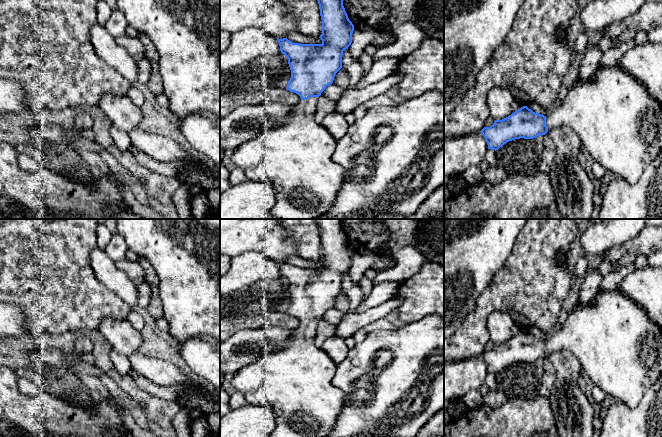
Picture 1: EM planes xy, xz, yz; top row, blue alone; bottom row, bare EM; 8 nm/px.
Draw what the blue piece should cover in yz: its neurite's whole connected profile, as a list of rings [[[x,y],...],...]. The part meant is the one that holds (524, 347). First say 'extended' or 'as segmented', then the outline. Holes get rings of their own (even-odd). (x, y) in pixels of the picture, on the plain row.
extended; [[[615,290],[599,291],[588,304],[573,306],[563,327],[553,332],[546,340],[533,336],[523,330],[502,344],[495,344],[490,351],[484,351],[480,356],[487,366],[488,373],[498,374],[504,368],[515,363],[533,363],[545,359],[549,353],[560,350],[570,351],[580,363],[582,370],[593,383],[609,396],[610,399],[625,403],[628,407],[636,407],[648,390],[662,373],[662,332],[651,321],[646,311],[629,297]]]

